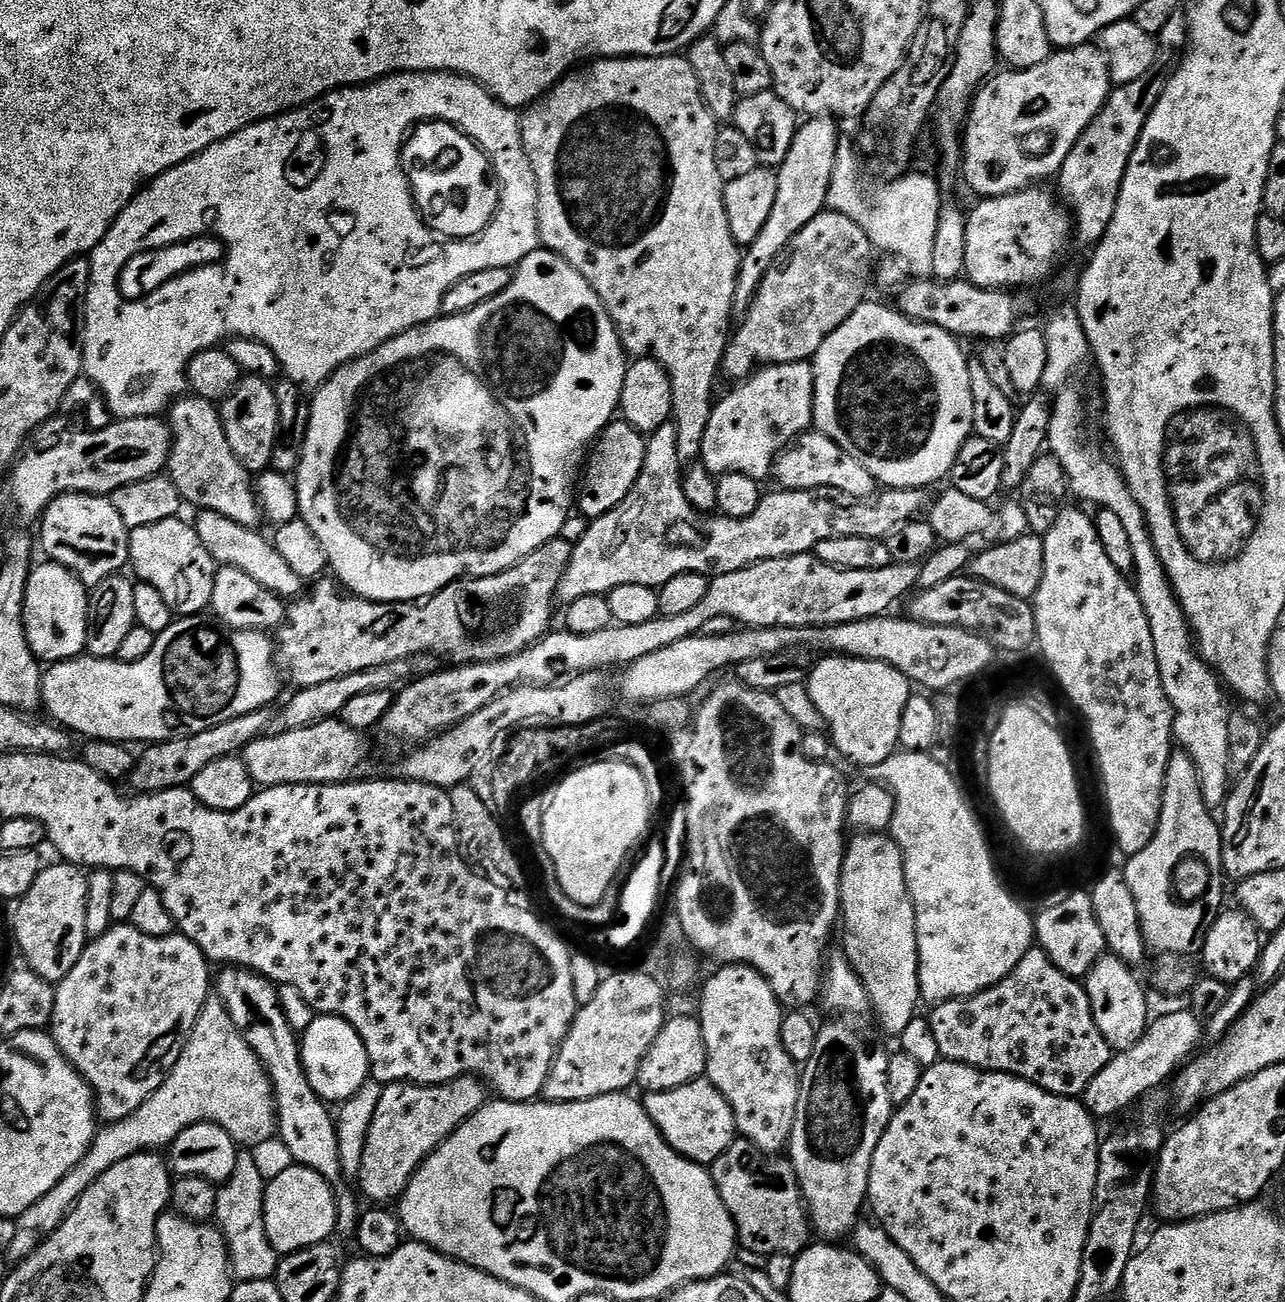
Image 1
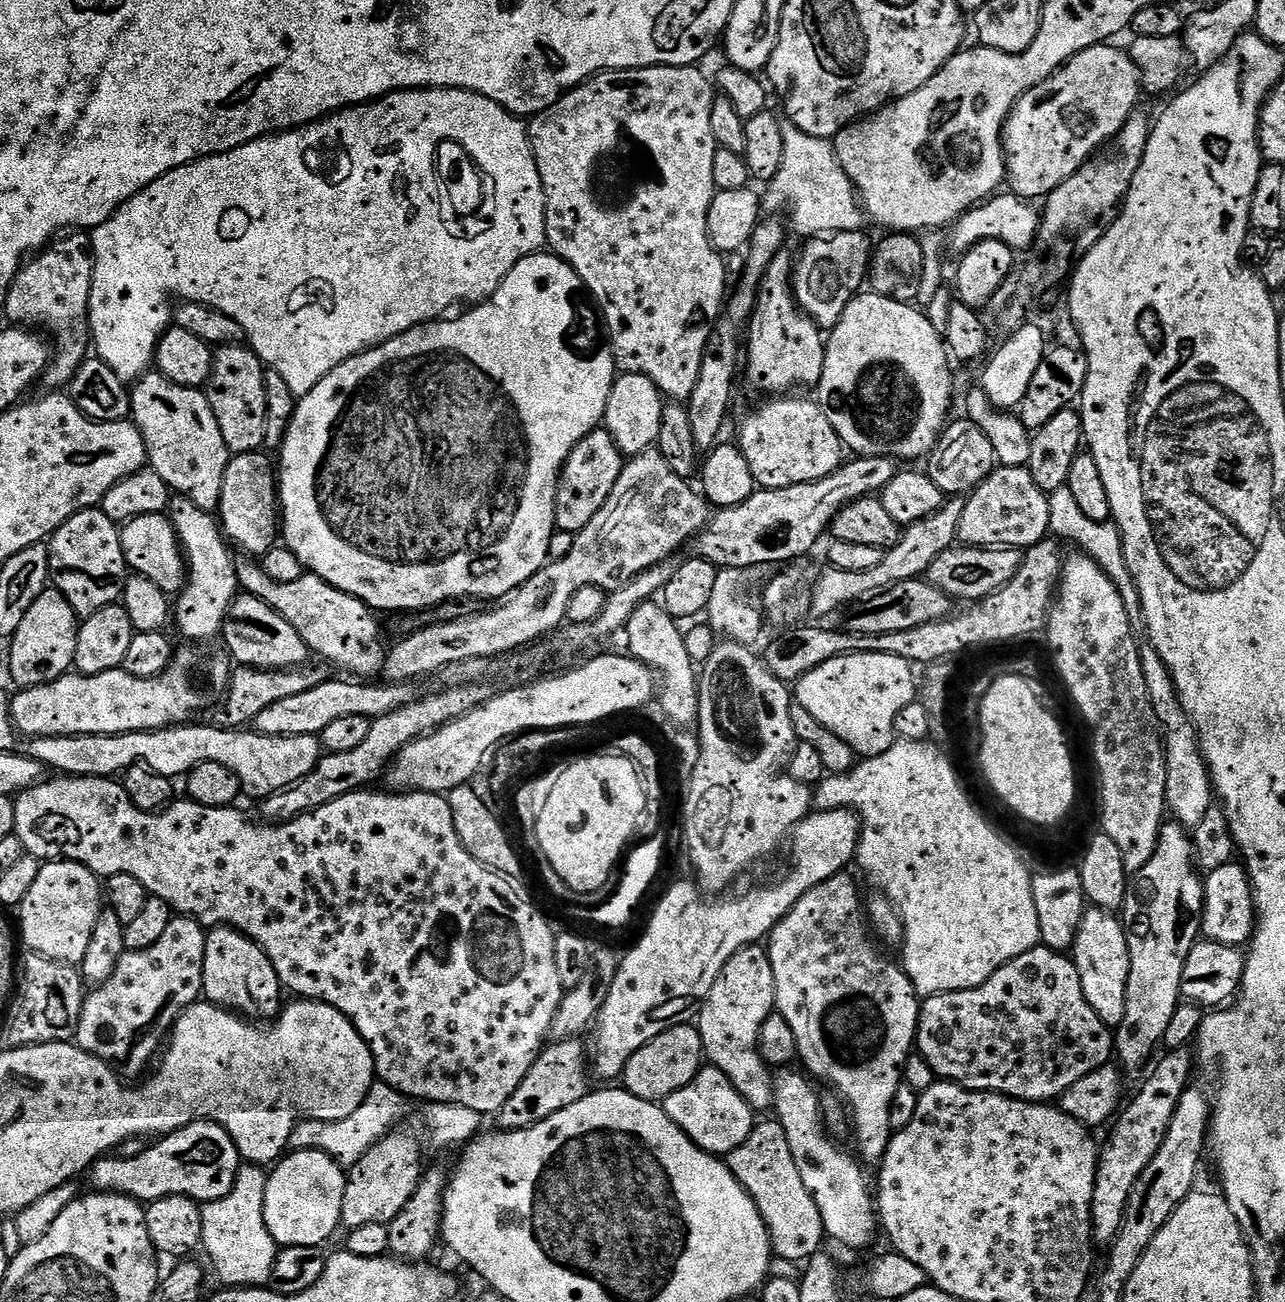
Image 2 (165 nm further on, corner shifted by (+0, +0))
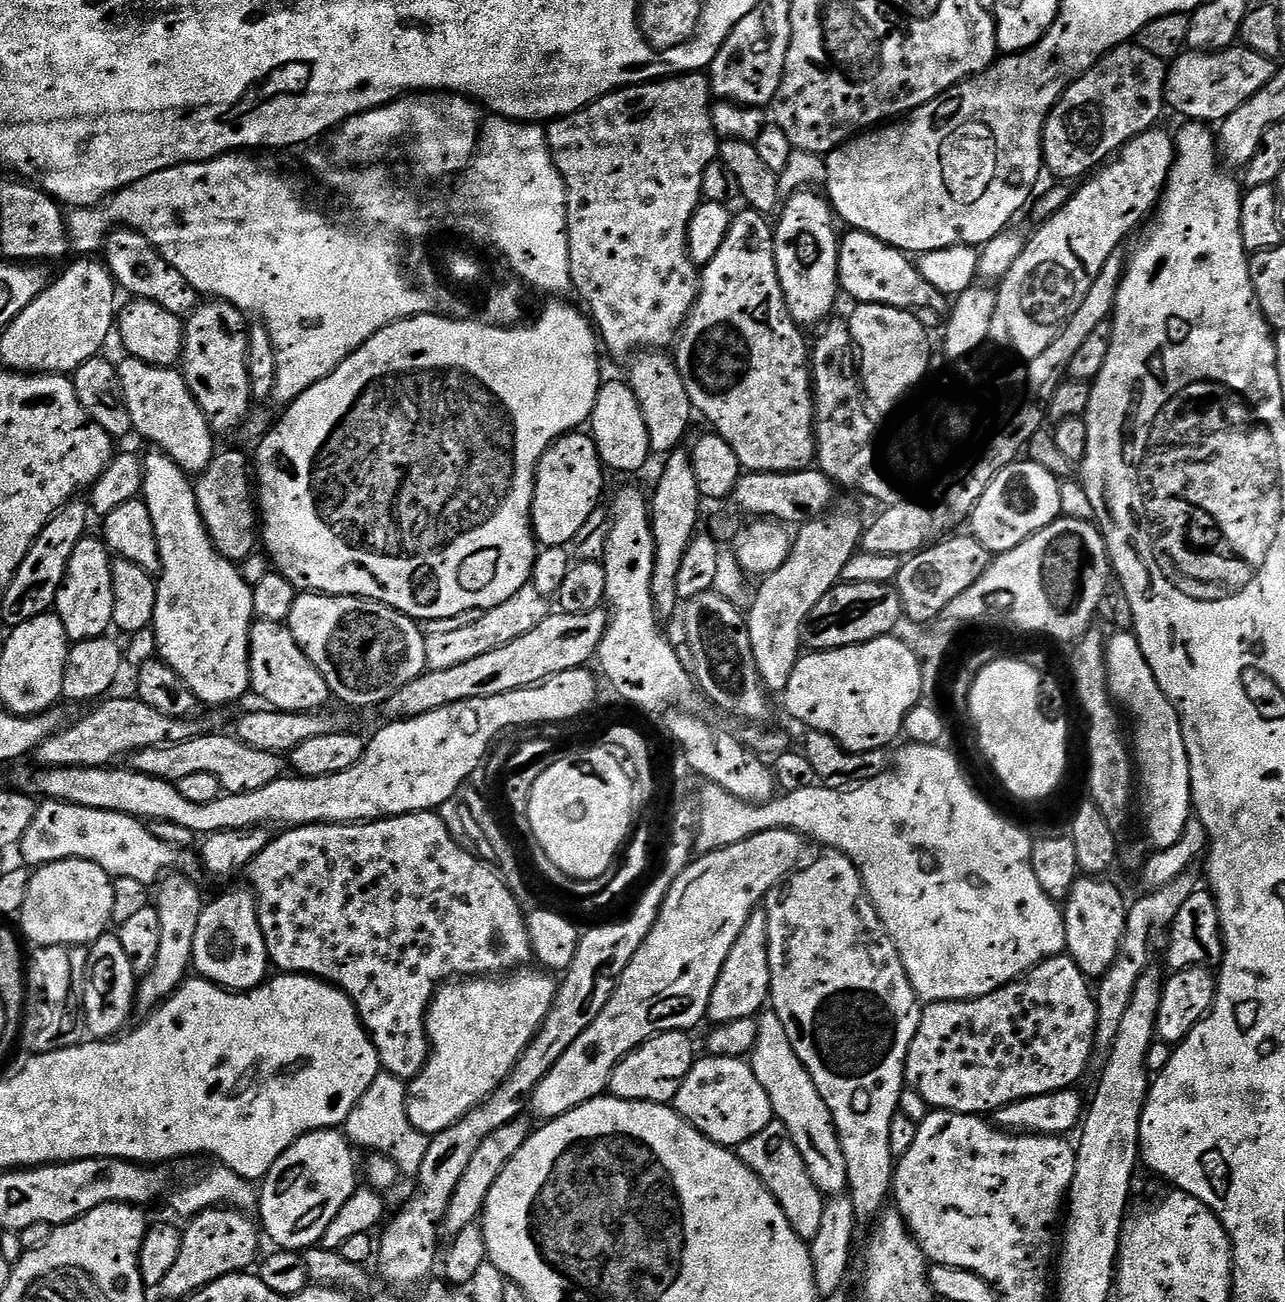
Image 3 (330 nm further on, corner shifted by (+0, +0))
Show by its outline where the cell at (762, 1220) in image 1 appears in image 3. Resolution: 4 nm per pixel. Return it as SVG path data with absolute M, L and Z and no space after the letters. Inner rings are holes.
M773 1118L766 1130L758 1130L758 1134L738 1145L738 1155L764 1183L766 1190L770 1190L778 1206L782 1206L782 1214L786 1214L790 1226L794 1226L798 1238L805 1242L813 1240L821 1225L826 1197L814 1186L814 1178L810 1178L810 1170L806 1170L806 1162L802 1162L802 1154L798 1154L798 1146L794 1146L794 1138L790 1138L790 1130L786 1130L784 1123Z

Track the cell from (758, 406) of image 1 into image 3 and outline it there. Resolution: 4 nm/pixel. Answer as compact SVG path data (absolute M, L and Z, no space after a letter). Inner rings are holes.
M799 190L783 201L779 209L780 221L775 221L772 241L774 262L778 270L778 282L794 322L801 329L815 329L833 315L832 307L838 295L837 272L839 270L838 233L832 225L832 205L823 195L812 190Z

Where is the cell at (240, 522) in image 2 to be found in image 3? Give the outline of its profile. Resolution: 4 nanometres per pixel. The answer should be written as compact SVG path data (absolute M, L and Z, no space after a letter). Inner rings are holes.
M217 451L208 469L195 481L196 501L202 514L204 524L208 528L210 538L216 549L227 560L243 562L258 548L258 500L254 495L254 476L250 471L250 460L240 452Z

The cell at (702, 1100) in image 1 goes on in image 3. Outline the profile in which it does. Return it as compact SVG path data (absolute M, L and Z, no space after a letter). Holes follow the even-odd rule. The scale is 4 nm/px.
M705 1055L703 1059L693 1063L690 1074L686 1074L677 1090L674 1101L676 1113L706 1138L735 1149L746 1142L746 1138L758 1134L758 1130L766 1130L774 1118L772 1103L758 1078L754 1078L754 1070L747 1059L710 1055Z

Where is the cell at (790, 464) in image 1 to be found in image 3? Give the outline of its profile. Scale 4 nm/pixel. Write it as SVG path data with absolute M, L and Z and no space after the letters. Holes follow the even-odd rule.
M751 210L737 211L732 218L732 225L726 234L726 242L718 249L718 254L710 258L710 262L703 265L699 273L700 290L696 294L696 301L692 312L684 322L678 339L675 341L674 359L678 370L682 374L682 382L686 382L686 394L690 394L690 402L697 413L700 412L712 423L711 431L721 436L728 443L730 450L738 454L741 469L749 472L799 472L813 463L816 454L816 423L815 408L812 402L812 370L810 367L810 344L804 341L805 333L799 324L794 322L790 310L784 301L782 286L778 282L778 270L774 262L774 231L771 223L767 224L765 213Z

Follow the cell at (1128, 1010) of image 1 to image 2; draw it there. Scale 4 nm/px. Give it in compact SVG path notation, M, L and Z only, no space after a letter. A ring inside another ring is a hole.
M1089 907L1082 918L1078 938L1070 958L1076 964L1078 978L1082 978L1082 994L1086 994L1091 1015L1114 1030L1126 1015L1126 986L1130 978L1130 946L1119 915L1102 908Z

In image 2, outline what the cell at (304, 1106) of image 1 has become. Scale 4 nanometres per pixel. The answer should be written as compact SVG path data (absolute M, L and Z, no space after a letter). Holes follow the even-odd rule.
M217 926L207 933L203 999L227 1008L252 1022L272 1022L280 1015L282 985L270 958L248 936L235 928Z

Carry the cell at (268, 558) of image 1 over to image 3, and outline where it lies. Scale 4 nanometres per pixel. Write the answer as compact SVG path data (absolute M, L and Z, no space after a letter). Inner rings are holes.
M304 590L297 595L286 623L306 658L310 658L322 678L326 678L329 693L352 708L383 706L394 690L402 690L406 682L414 682L414 678L424 675L427 669L426 636L420 633L421 625L377 600L361 596L326 596L323 592Z

